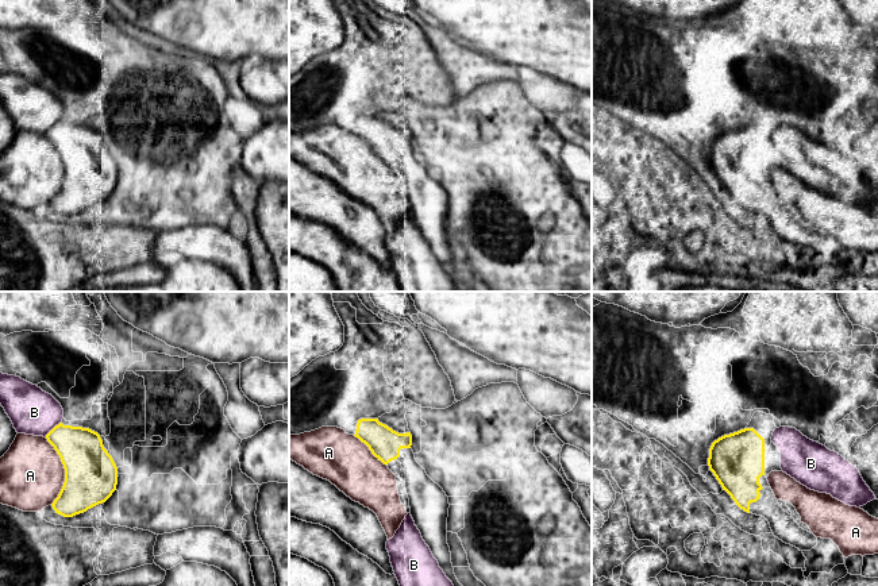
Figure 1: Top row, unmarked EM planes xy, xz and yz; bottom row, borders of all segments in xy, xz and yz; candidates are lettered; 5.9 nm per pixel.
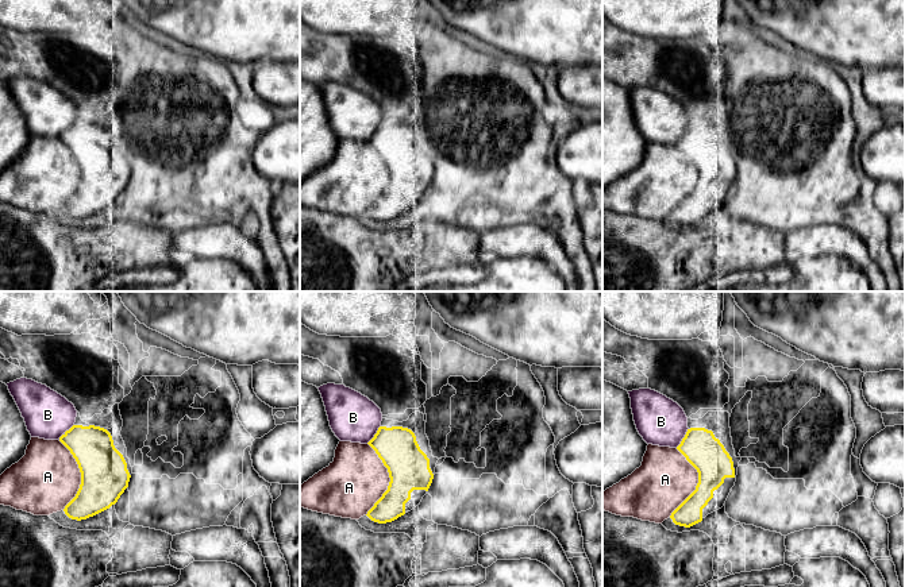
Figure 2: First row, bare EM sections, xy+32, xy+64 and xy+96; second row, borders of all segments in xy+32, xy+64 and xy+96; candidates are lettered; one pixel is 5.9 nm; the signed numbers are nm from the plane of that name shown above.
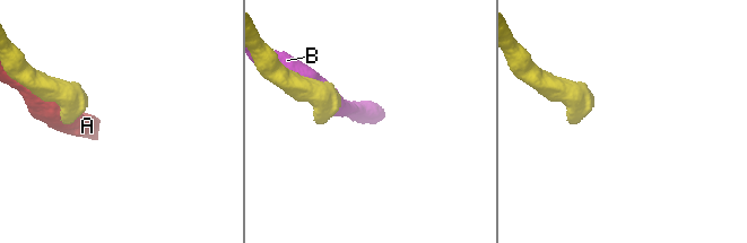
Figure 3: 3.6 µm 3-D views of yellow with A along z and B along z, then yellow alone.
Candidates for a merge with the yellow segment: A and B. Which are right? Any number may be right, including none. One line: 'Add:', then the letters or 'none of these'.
Add: none of these

